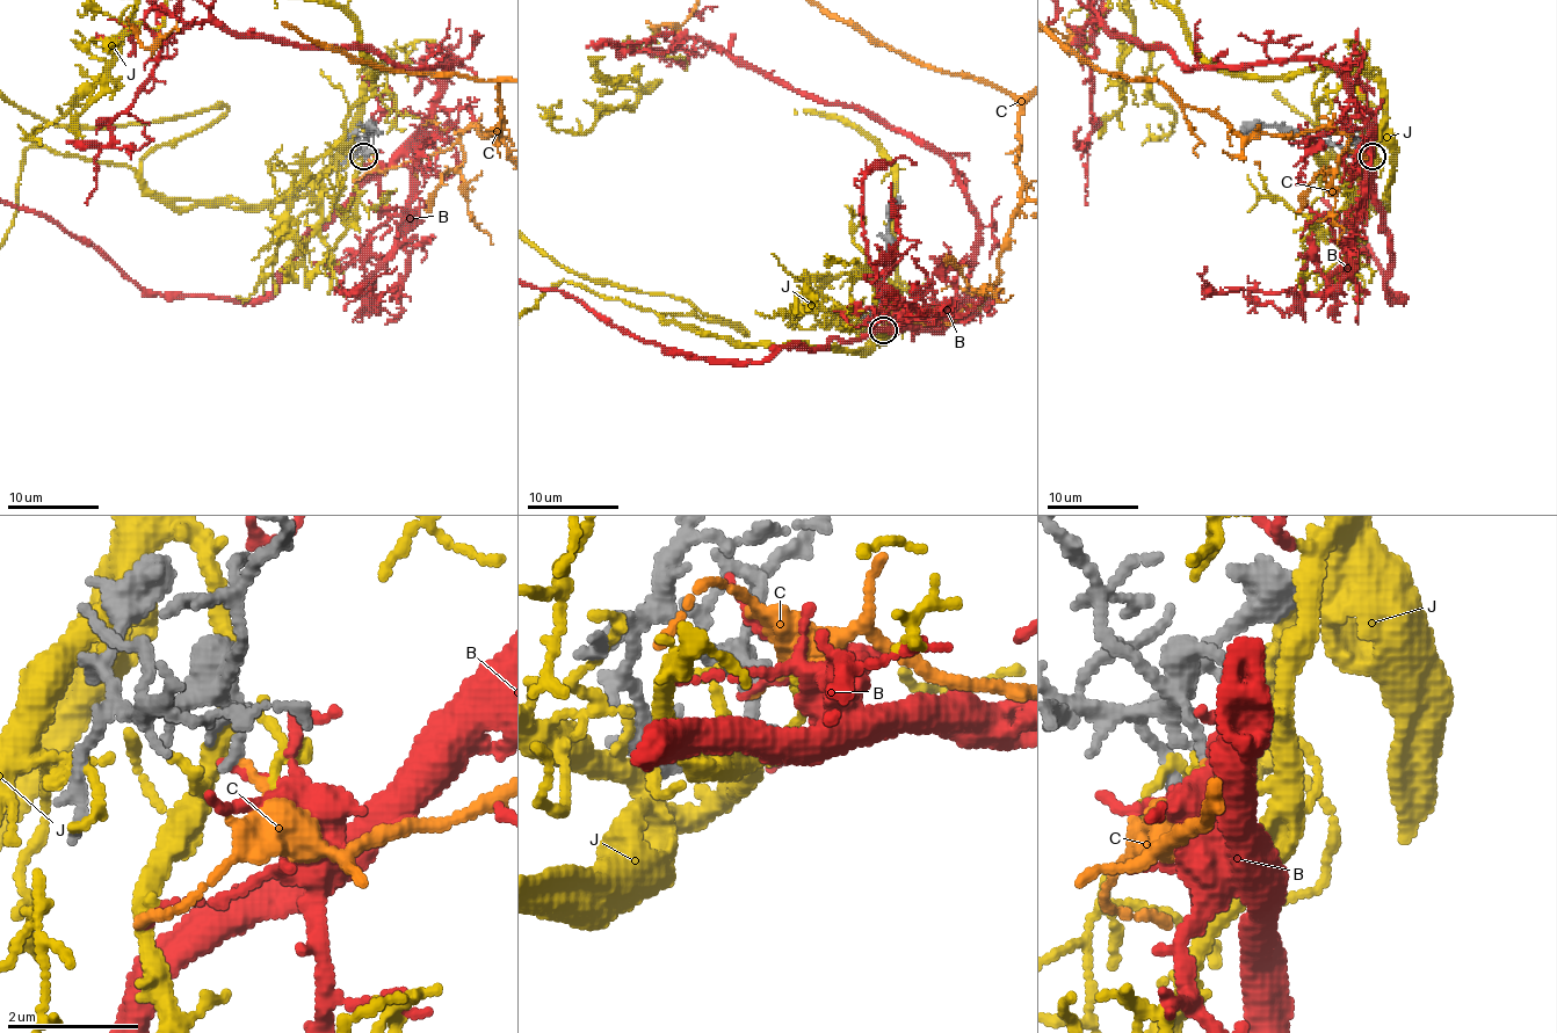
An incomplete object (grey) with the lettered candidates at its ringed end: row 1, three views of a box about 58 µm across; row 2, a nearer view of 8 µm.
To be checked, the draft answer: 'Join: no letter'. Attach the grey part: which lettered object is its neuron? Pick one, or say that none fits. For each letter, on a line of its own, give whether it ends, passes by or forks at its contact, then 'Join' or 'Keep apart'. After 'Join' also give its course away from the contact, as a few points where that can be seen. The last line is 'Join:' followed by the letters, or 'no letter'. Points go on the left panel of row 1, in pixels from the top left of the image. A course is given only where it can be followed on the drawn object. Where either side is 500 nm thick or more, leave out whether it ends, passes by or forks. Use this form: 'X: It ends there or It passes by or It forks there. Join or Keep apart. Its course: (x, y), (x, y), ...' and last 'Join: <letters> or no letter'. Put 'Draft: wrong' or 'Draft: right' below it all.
B: It passes by. Keep apart
C: It ends there. Keep apart
J: It forks there. Keep apart
Join: no letter
Draft: right

